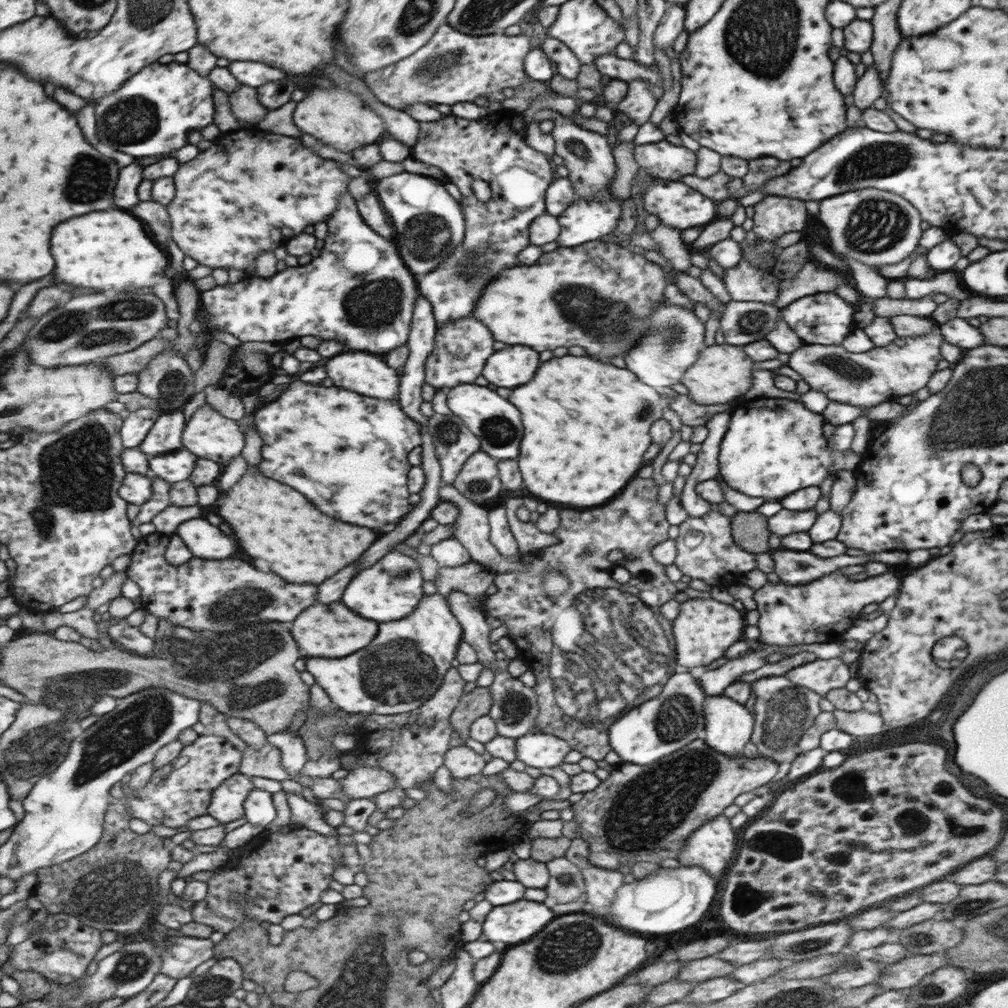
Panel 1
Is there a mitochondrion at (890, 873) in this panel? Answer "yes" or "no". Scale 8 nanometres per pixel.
no

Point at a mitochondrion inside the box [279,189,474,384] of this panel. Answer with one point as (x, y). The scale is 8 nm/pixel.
(373, 305)

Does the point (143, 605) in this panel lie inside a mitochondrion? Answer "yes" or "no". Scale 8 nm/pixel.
no

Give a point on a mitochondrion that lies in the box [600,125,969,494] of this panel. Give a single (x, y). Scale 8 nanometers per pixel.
(874, 225)

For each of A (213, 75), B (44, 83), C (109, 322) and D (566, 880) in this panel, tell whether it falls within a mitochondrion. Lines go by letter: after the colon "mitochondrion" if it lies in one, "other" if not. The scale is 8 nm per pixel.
A: other
B: other
C: mitochondrion
D: mitochondrion

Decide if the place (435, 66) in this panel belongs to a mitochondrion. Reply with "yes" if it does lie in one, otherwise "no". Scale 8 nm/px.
yes

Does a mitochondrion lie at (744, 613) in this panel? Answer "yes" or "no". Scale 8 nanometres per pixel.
no

